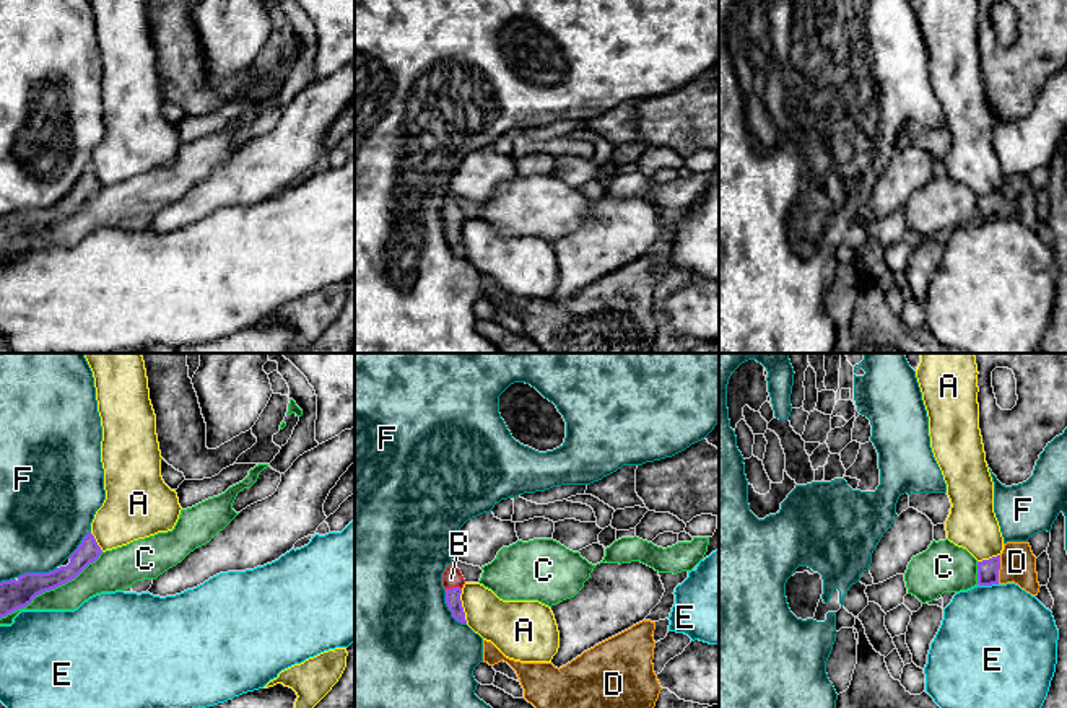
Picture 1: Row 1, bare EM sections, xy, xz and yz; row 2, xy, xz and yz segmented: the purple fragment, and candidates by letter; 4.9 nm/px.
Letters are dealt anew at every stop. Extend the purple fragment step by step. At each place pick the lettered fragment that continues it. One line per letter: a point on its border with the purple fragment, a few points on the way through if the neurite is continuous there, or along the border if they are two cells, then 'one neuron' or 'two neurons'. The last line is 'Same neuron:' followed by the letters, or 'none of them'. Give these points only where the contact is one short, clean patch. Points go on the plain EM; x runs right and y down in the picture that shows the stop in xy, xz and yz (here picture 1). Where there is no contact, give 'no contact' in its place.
A: meets purple in xz at (461, 241); border along xz (461, 225), (461, 241), (467, 257); two neurons
B: meets purple in xz at (452, 223); runs through xz (452, 231), (452, 223), (451, 214); one neuron
C: meets purple in xy at (51, 223); two neurons
D: meets purple in yz at (999, 204); runs through yz (988, 205), (999, 204), (1017, 197); one neuron
E: meets purple in yz at (988, 220); two neurons
F: meets purple in xz at (449, 244); two neurons
Same neuron: B, D

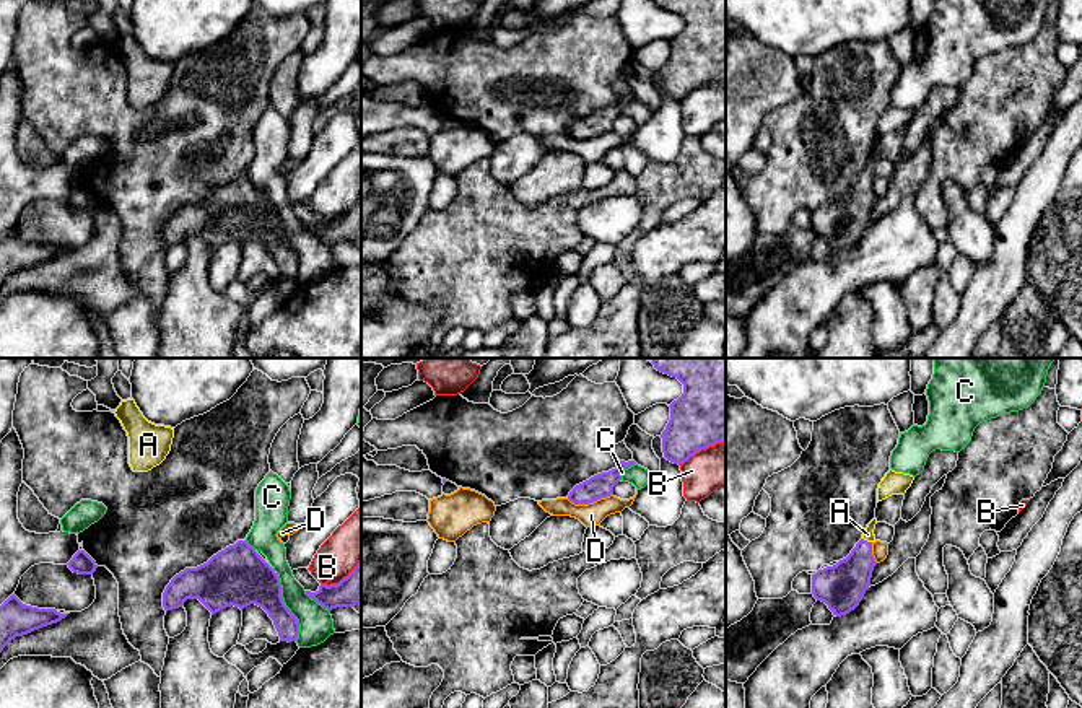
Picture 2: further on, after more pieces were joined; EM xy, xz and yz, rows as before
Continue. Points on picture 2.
A: meets purple in yz at (866, 176); runs through yz (843, 220), (861, 197), (866, 176), (868, 170); one neuron
B: meets purple in xz at (702, 83); two neurons
C: meets purple in xy at (283, 240); two neurons
D: meets purple in xz at (589, 137); two neurons
Same neuron: A

